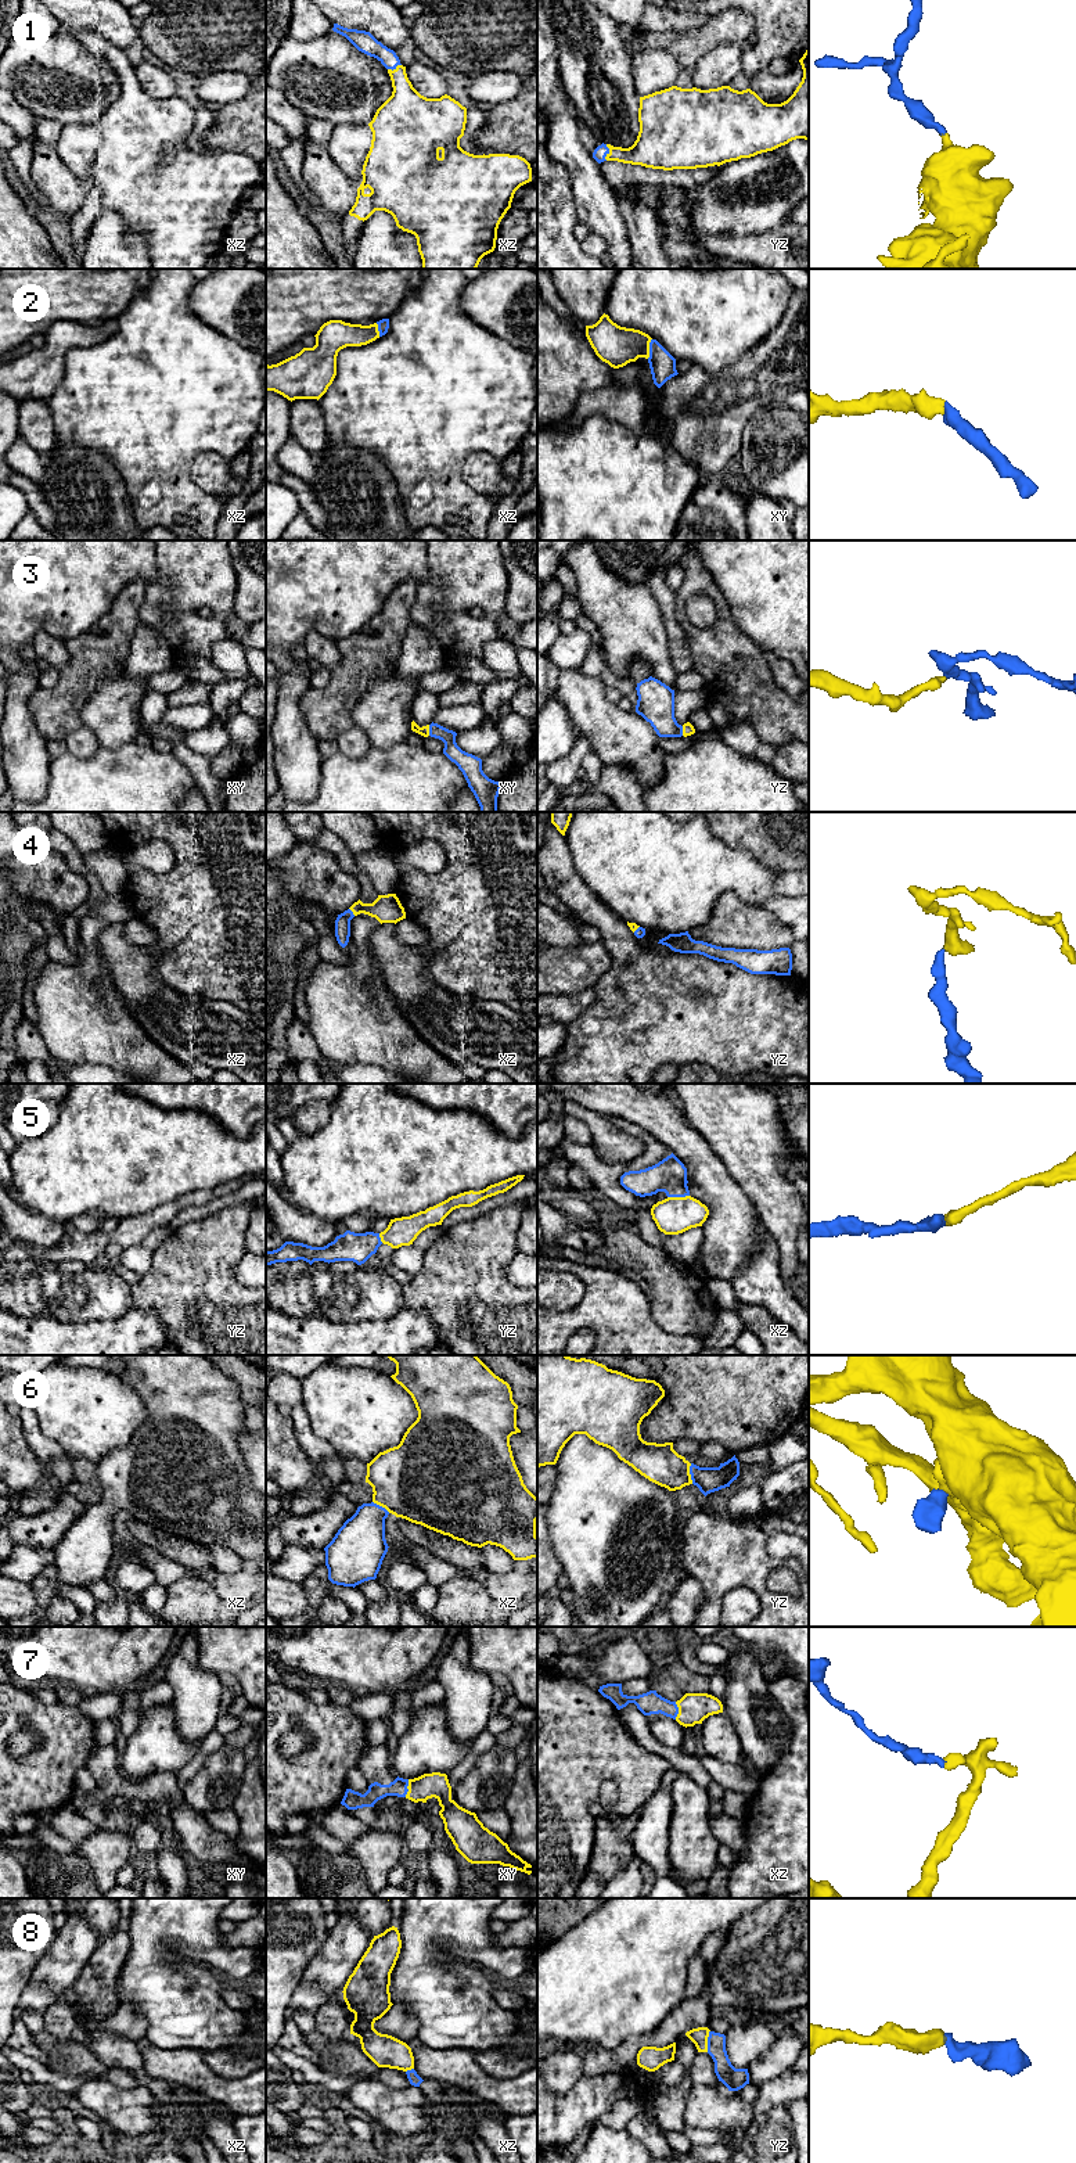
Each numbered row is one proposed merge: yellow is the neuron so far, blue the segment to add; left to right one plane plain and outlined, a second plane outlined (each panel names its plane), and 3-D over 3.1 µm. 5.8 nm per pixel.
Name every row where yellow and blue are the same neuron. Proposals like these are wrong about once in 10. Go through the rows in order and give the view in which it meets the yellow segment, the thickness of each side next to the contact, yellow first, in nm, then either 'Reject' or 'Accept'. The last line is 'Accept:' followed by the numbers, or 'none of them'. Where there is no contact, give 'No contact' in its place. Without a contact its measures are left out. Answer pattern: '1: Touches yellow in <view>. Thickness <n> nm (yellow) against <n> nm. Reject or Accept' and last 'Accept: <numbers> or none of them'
1: Touches yellow in yz. Thickness 200 nm (yellow) against 80 nm. Accept
2: Touches yellow in xy. Thickness 220 nm (yellow) against 150 nm. Accept
3: Touches yellow in xy. Thickness 60 nm (yellow) against 90 nm. Accept
4: Touches yellow in xz. Thickness 160 nm (yellow) against 100 nm. Accept
5: Touches yellow in xz. Thickness 220 nm (yellow) against 200 nm. Accept
6: Touches yellow in yz. Thickness 220 nm (yellow) against 150 nm. Accept
7: Touches yellow in xy. Thickness 150 nm (yellow) against 100 nm. Accept
8: Touches yellow in yz. Thickness 100 nm (yellow) against 120 nm. Accept
Accept: 1, 2, 3, 4, 5, 6, 7, 8

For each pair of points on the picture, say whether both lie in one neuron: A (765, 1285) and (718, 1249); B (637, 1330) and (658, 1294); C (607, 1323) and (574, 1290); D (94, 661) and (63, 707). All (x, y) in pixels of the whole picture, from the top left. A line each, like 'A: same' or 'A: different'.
A: different
B: different
C: different
D: same

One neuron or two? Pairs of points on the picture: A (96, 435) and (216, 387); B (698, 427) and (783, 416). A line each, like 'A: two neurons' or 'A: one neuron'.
A: one neuron
B: two neurons

